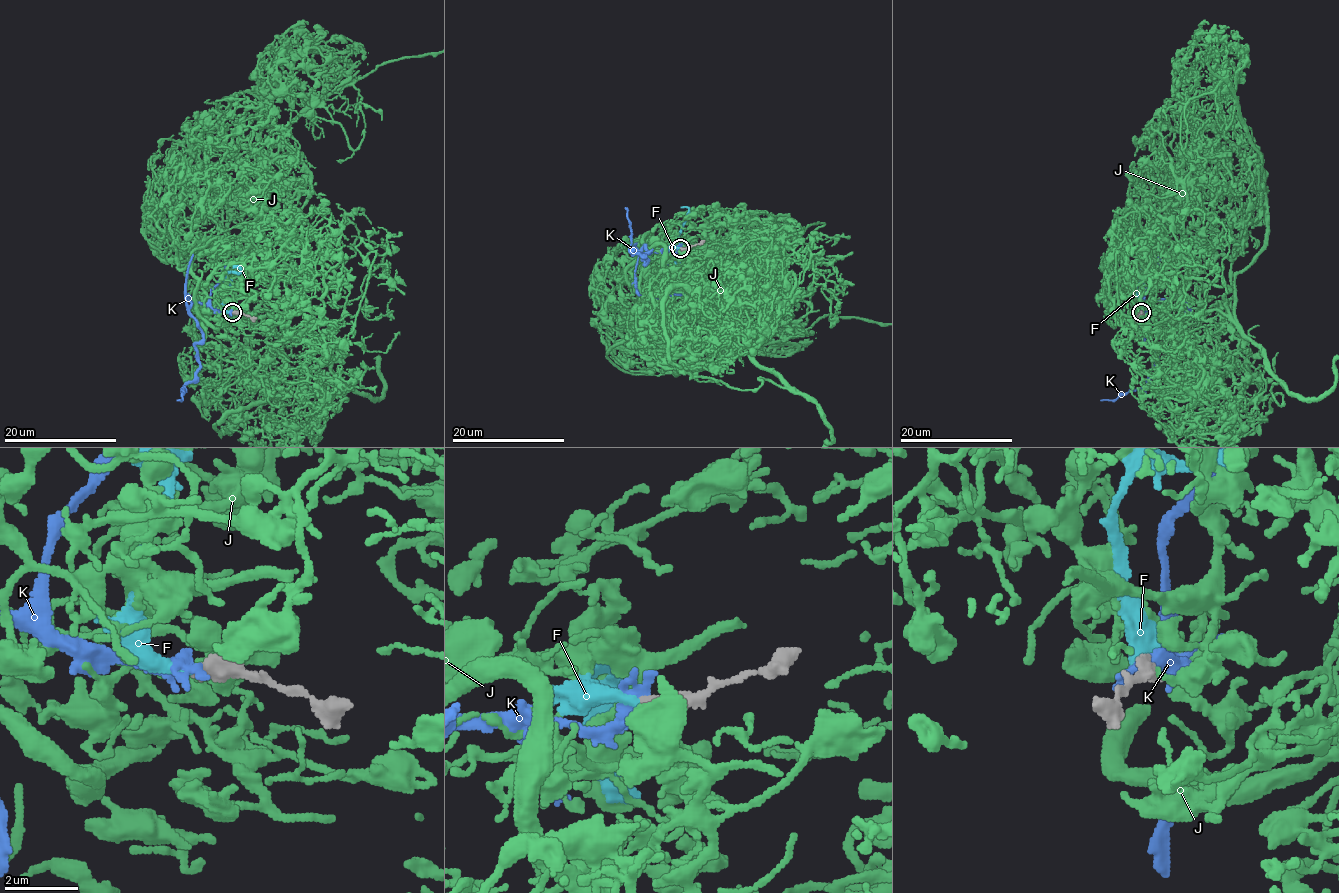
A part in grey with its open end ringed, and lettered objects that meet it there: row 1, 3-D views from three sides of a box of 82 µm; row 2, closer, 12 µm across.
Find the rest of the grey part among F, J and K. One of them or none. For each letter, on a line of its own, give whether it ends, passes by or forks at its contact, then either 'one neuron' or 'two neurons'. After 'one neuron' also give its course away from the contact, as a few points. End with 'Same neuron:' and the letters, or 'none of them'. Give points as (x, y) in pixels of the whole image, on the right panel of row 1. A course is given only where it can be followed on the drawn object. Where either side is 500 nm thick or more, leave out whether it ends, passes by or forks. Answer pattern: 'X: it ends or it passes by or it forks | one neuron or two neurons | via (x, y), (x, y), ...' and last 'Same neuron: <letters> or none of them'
F: it ends | one neuron
J: two neurons
K: it ends | two neurons
Same neuron: F

